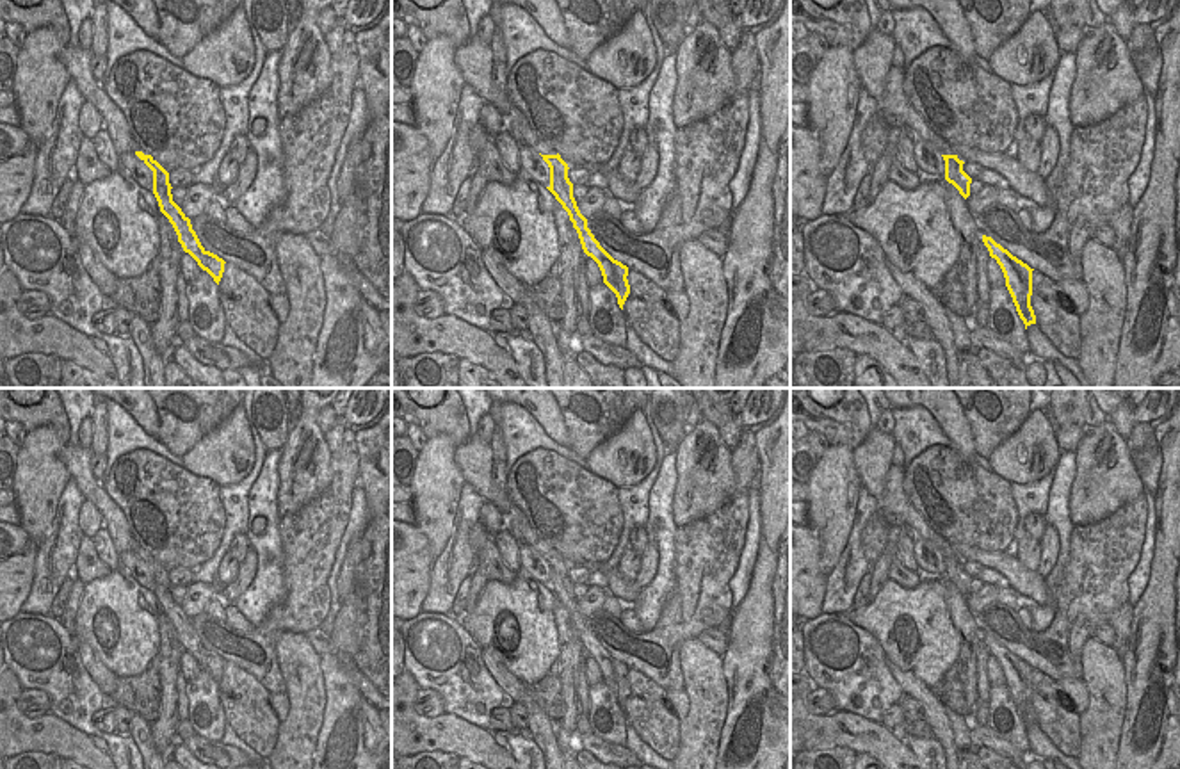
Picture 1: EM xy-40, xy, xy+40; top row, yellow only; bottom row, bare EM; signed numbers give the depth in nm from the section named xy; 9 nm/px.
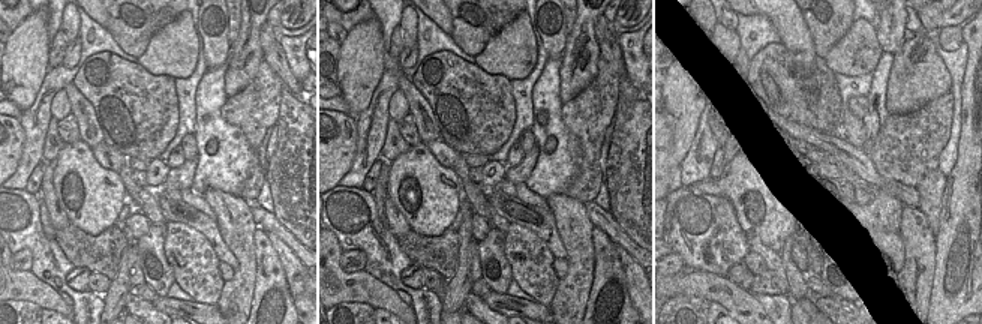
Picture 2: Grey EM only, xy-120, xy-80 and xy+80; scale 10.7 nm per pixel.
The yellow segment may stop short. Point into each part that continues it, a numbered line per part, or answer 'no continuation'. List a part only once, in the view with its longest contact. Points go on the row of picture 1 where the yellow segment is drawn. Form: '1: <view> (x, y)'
no continuation

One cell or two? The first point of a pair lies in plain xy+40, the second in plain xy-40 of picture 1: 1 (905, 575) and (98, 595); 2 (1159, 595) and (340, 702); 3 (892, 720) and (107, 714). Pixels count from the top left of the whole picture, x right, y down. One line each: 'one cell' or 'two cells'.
1: two cells
2: one cell
3: one cell

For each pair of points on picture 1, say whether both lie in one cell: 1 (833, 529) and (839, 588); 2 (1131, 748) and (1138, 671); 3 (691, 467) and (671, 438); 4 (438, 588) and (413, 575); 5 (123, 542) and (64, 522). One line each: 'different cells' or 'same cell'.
1: different cells
2: same cell
3: different cells
4: different cells
5: different cells

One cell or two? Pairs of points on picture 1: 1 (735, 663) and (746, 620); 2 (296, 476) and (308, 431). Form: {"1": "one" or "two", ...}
{"1": "one", "2": "one"}

